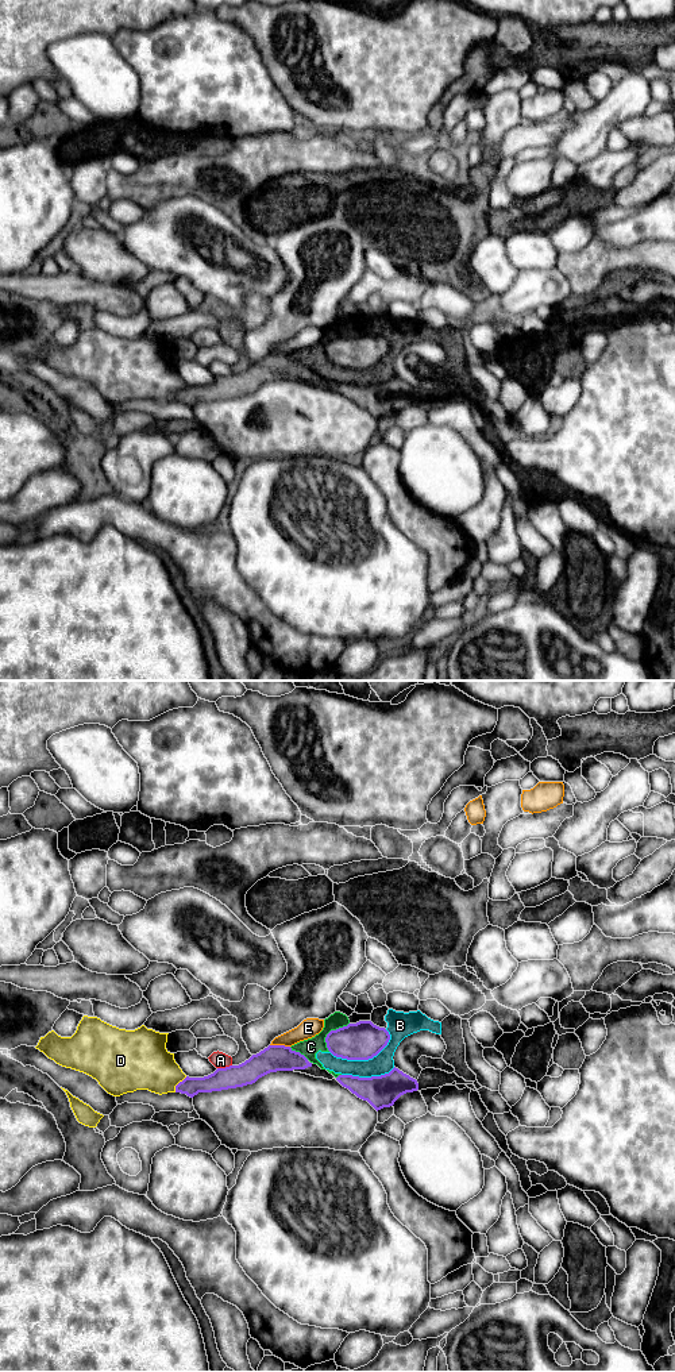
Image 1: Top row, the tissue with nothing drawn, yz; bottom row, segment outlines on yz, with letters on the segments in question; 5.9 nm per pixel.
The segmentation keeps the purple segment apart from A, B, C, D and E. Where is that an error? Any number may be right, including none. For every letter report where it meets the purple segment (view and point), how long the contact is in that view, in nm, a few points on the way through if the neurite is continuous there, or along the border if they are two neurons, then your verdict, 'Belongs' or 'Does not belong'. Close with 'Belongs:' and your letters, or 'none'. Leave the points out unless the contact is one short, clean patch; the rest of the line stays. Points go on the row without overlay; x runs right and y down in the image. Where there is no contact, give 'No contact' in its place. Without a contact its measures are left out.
A: Touches purple at yz (226, 376). Shared border 90 nm. Does not belong
B: Touches purple at yz (362, 367). Shared border 380 nm. Does not belong
C: Touches purple at yz (330, 340). Shared border 220 nm. Does not belong
D: Touches purple at yz (178, 392). Shared border 120 nm. Does not belong
E: Touches purple at yz (280, 354). Shared border 120 nm. Does not belong
Belongs: none

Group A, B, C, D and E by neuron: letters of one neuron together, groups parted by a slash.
A / B C / D / E

